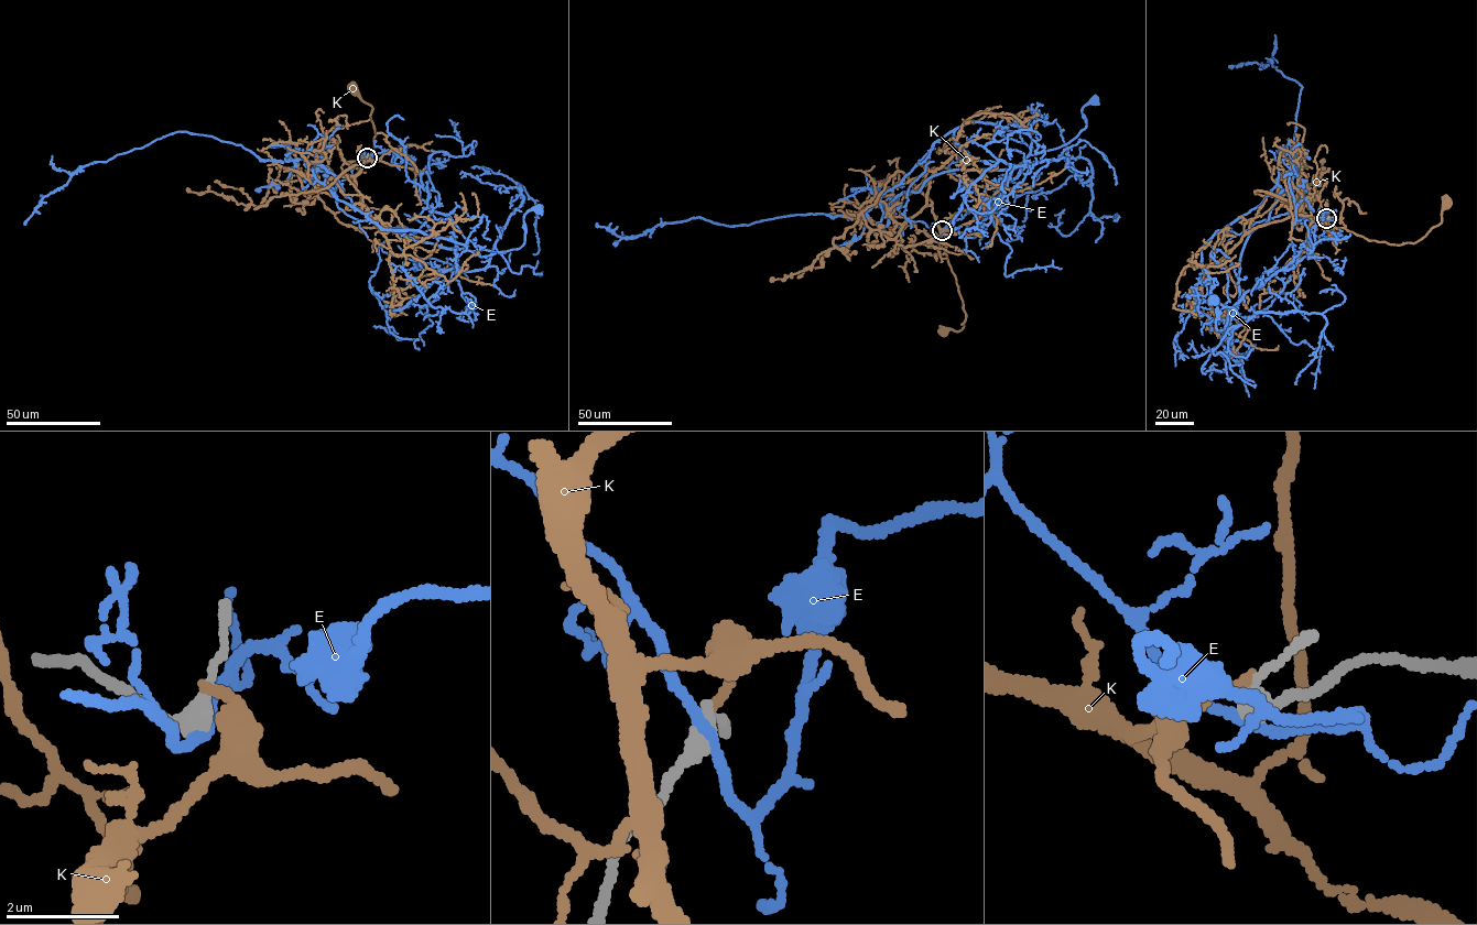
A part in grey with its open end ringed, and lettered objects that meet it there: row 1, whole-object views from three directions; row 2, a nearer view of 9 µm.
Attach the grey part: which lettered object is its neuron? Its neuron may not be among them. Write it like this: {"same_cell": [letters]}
{"same_cell": []}

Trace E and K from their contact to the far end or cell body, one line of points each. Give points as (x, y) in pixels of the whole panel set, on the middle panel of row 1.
E: (942, 232), (969, 211), (992, 213), (999, 189), (1023, 160), (1076, 137), (1086, 124), (1082, 109), (1095, 100)
K: (943, 231), (945, 253), (966, 316), (963, 328), (943, 330)

